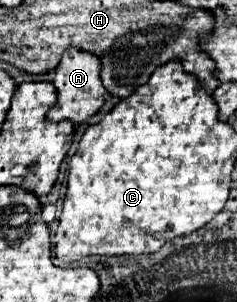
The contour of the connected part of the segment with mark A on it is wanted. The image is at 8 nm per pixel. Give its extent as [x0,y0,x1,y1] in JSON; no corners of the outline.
[46,47,106,123]

